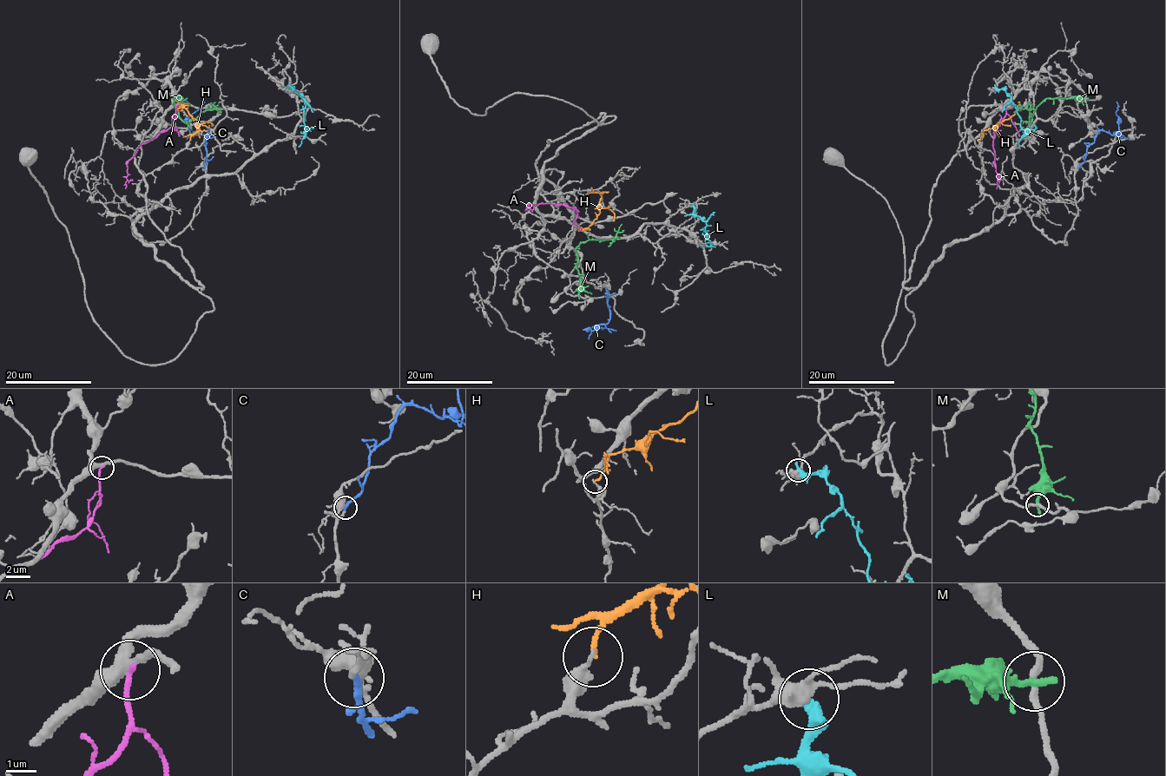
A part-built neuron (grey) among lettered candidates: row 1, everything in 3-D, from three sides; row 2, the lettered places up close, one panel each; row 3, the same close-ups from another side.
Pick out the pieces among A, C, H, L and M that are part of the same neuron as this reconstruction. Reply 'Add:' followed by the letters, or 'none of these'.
Add: C

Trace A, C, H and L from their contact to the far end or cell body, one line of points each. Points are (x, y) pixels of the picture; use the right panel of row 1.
A: (1005, 106), (1005, 115), (994, 131), (996, 188)
C: (1077, 167), (1084, 161), (1086, 148), (1100, 130), (1118, 134), (1116, 101)
H: (978, 140), (984, 130), (995, 128), (1004, 121), (1017, 108), (1020, 101)
L: (995, 88), (1001, 88), (1012, 101), (1021, 120), (1021, 127), (1035, 127)

